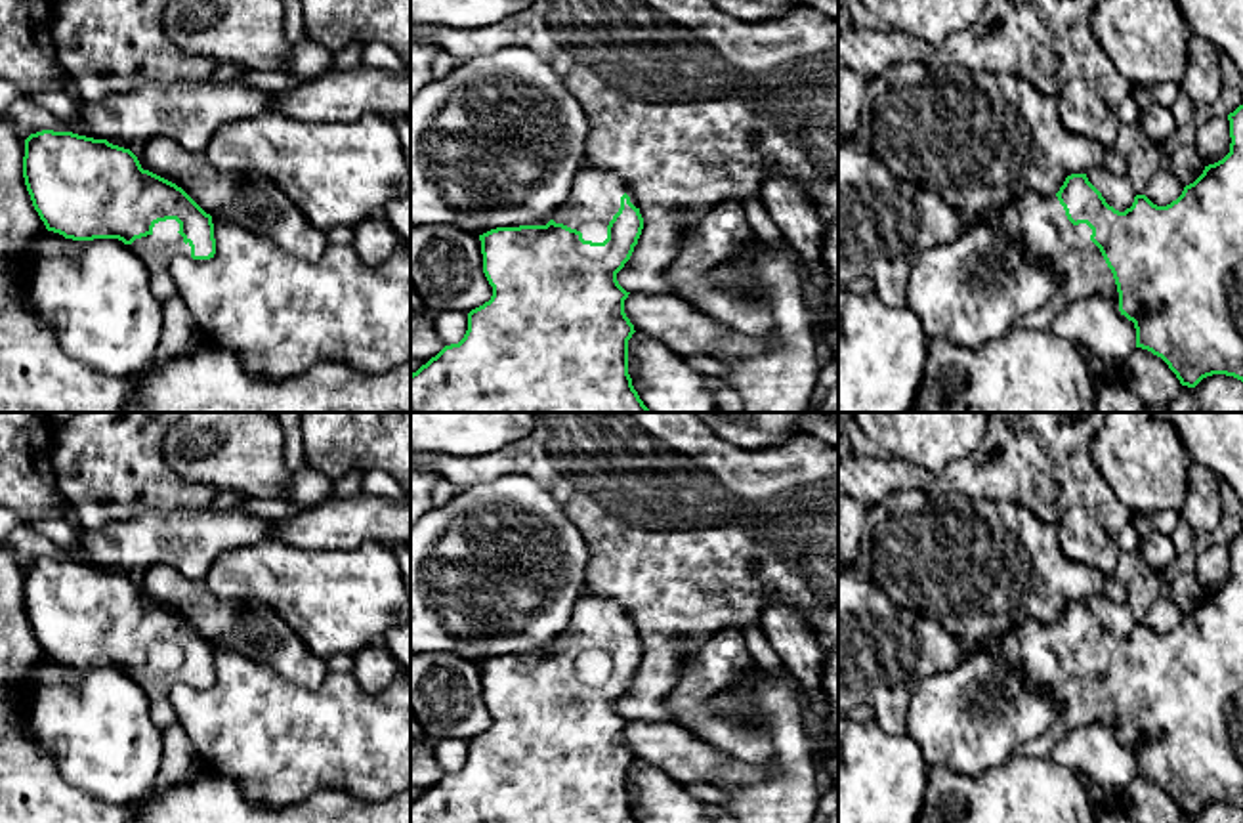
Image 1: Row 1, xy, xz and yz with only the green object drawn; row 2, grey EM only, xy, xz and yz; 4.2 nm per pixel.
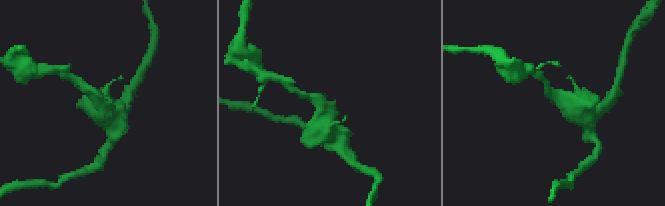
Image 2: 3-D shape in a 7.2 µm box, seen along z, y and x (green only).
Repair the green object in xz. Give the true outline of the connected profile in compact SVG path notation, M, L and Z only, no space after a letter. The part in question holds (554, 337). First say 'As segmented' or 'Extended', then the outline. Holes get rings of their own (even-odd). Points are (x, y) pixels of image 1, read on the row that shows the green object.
Extended. M582 166L573 179L569 200L552 214L546 225L496 227L479 235L483 273L493 286L493 296L468 313L468 330L458 344L445 346L411 374L411 412L651 412L628 374L628 340L636 330L624 313L624 300L630 292L617 281L617 273L630 260L642 229L643 218L628 181L619 174Z

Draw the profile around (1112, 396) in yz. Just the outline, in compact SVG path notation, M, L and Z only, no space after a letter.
M1121 374L1094 378L1096 412L1169 412L1140 401L1123 382Z

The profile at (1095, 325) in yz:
M1098 292L1065 304L1046 327L1054 336L1073 344L1083 355L1090 353L1123 367L1136 349L1136 328L1117 302Z

